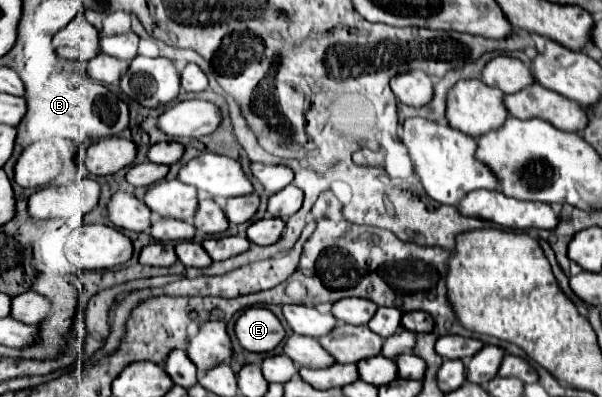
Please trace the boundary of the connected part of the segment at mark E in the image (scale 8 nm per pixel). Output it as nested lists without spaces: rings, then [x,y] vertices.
[[[249,307],[235,321],[235,337],[245,351],[267,353],[281,343],[285,329],[269,309]]]

